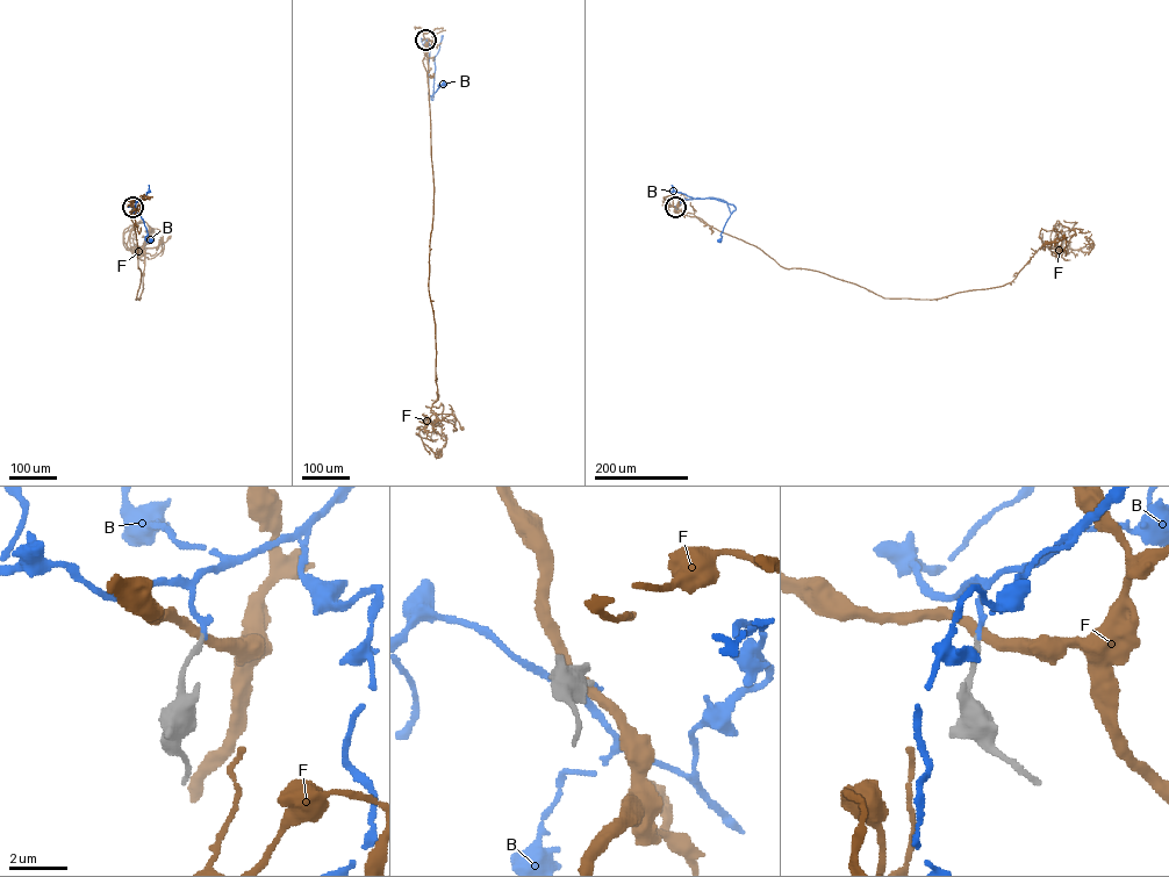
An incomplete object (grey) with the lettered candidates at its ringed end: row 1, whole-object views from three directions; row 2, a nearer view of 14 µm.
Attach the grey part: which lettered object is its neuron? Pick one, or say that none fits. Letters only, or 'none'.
B

